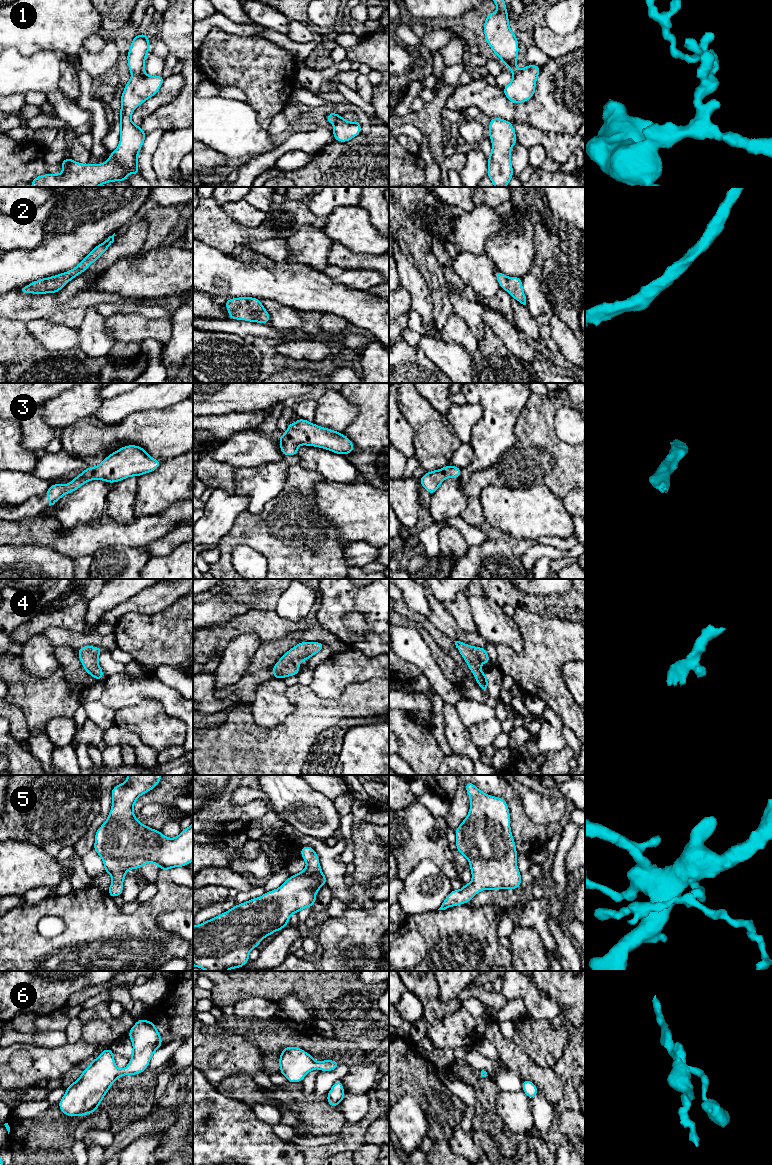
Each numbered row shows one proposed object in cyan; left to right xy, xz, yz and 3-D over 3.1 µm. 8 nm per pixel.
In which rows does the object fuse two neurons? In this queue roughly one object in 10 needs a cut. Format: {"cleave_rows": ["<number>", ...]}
{"cleave_rows": []}

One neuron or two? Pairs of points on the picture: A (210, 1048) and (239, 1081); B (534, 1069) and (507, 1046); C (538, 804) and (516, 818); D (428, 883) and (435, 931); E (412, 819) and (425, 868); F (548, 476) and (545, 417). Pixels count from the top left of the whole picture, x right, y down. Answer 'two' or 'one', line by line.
A: two
B: one
C: two
D: two
E: two
F: one

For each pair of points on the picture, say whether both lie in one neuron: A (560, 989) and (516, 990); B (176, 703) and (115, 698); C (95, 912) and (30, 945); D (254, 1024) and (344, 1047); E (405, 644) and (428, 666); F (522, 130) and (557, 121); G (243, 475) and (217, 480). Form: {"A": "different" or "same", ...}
{"A": "different", "B": "same", "C": "same", "D": "same", "E": "same", "F": "different", "G": "different"}

